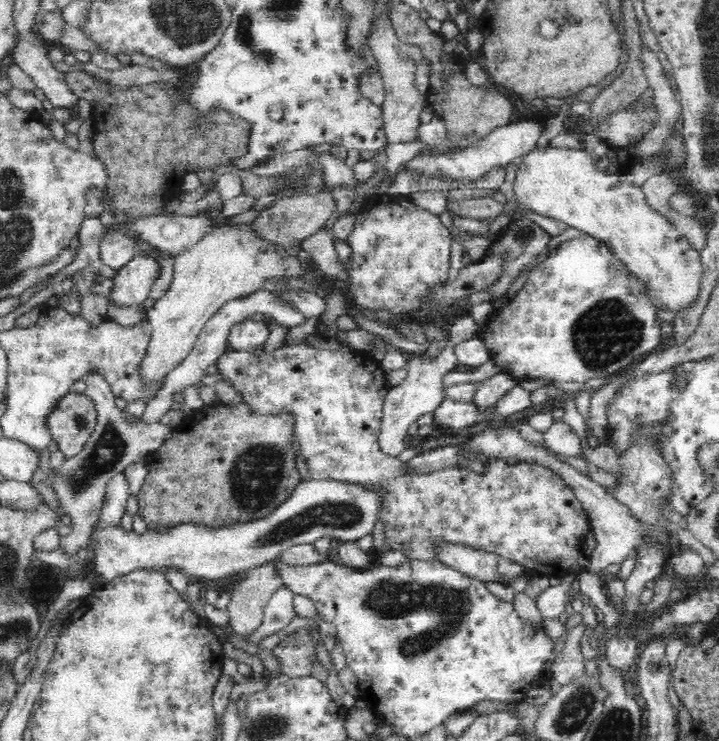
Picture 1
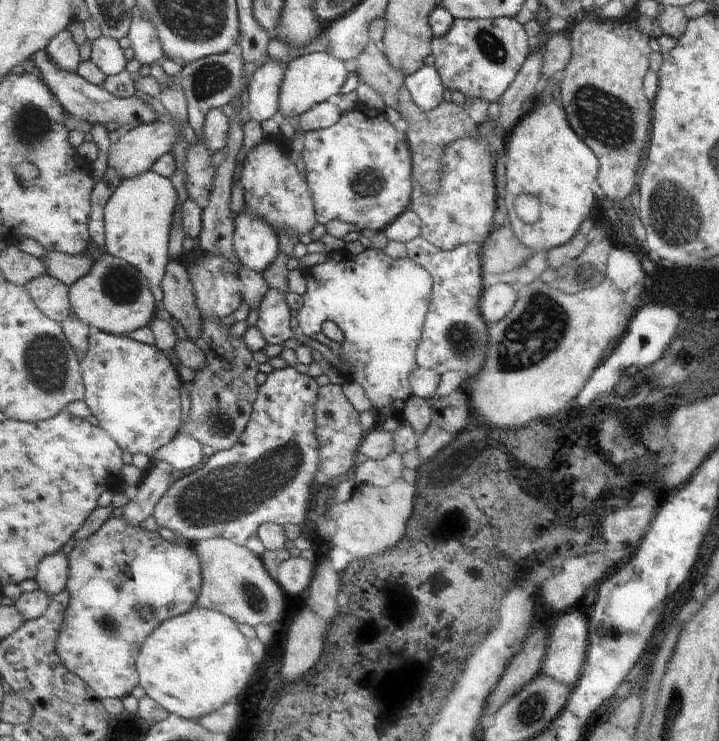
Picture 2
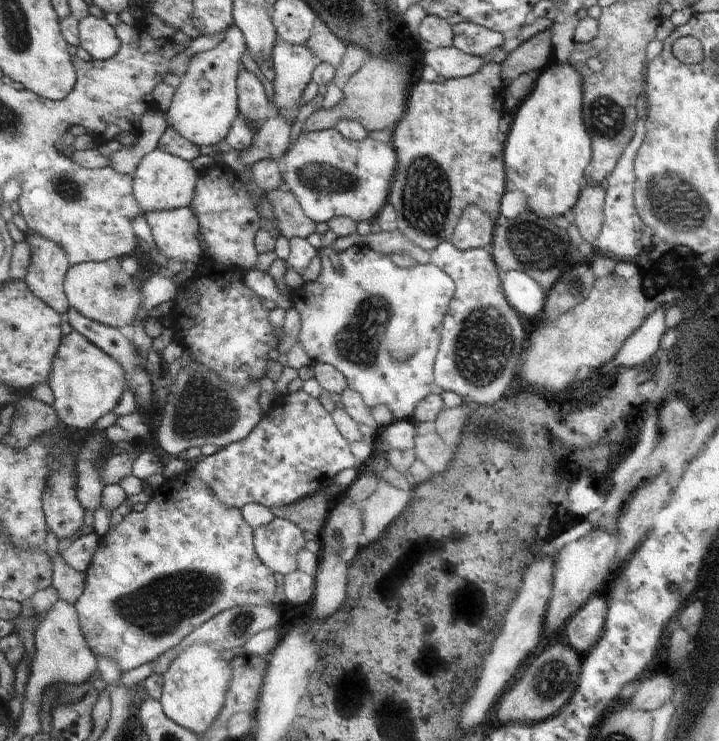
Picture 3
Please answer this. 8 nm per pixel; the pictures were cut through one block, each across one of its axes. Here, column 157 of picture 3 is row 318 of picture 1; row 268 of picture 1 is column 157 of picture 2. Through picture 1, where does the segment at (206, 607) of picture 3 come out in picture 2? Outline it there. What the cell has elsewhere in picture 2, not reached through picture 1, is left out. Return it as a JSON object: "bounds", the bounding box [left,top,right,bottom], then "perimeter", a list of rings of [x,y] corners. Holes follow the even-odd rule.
{"bounds":[57,517,204,700],"perimeter":[[[111,517],[103,522],[101,527],[86,539],[77,540],[75,546],[69,553],[70,573],[68,576],[68,593],[71,595],[71,602],[67,609],[62,631],[57,641],[57,652],[62,661],[70,671],[78,674],[94,693],[94,697],[103,700],[105,697],[123,698],[129,696],[135,687],[140,686],[140,671],[136,662],[144,642],[153,634],[165,621],[190,613],[198,604],[202,588],[204,587],[204,576],[202,575],[202,564],[199,555],[192,549],[191,541],[184,538],[177,538],[175,542],[169,542],[161,538],[157,531],[145,530],[143,526],[130,523],[125,517]]]}

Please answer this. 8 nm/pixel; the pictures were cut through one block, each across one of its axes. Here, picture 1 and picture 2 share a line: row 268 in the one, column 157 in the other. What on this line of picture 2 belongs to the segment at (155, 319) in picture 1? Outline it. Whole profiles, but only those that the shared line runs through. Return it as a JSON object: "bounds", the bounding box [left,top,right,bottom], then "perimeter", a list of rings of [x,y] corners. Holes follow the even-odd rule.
{"bounds":[104,169,180,307],"perimeter":[[[151,169],[149,172],[138,174],[133,178],[123,178],[104,210],[105,251],[113,256],[124,258],[148,278],[159,307],[162,307],[164,302],[162,282],[166,273],[165,268],[172,260],[170,236],[172,224],[177,216],[177,207],[180,204],[180,194],[177,194],[172,179]]]}

